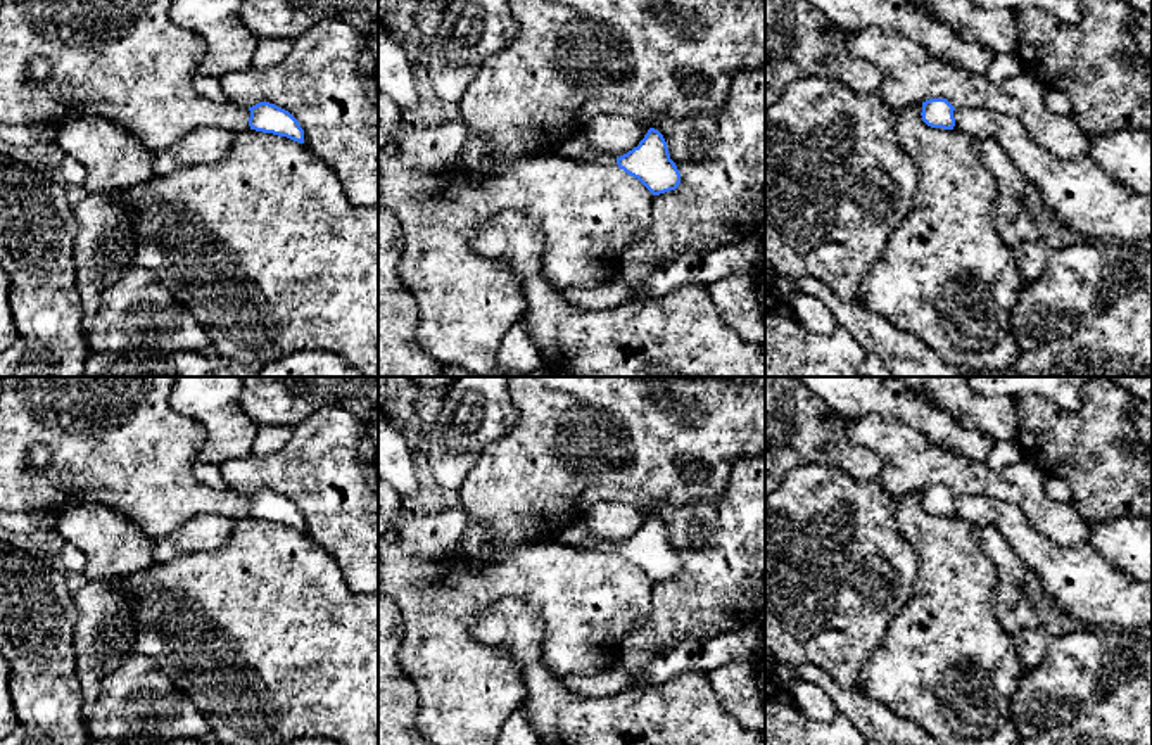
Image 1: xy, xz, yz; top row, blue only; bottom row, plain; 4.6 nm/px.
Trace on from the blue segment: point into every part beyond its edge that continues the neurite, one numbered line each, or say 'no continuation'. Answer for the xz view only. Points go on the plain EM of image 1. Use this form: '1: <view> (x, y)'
1: xz (577, 534)

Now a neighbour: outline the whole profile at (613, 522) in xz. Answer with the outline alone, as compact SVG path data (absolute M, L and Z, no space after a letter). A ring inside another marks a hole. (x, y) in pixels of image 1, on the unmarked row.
M599 501L592 505L584 524L598 539L620 544L639 532L649 513L622 501Z

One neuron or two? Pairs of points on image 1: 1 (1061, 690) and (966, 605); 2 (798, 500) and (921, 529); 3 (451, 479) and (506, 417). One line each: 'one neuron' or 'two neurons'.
1: two neurons
2: two neurons
3: one neuron

